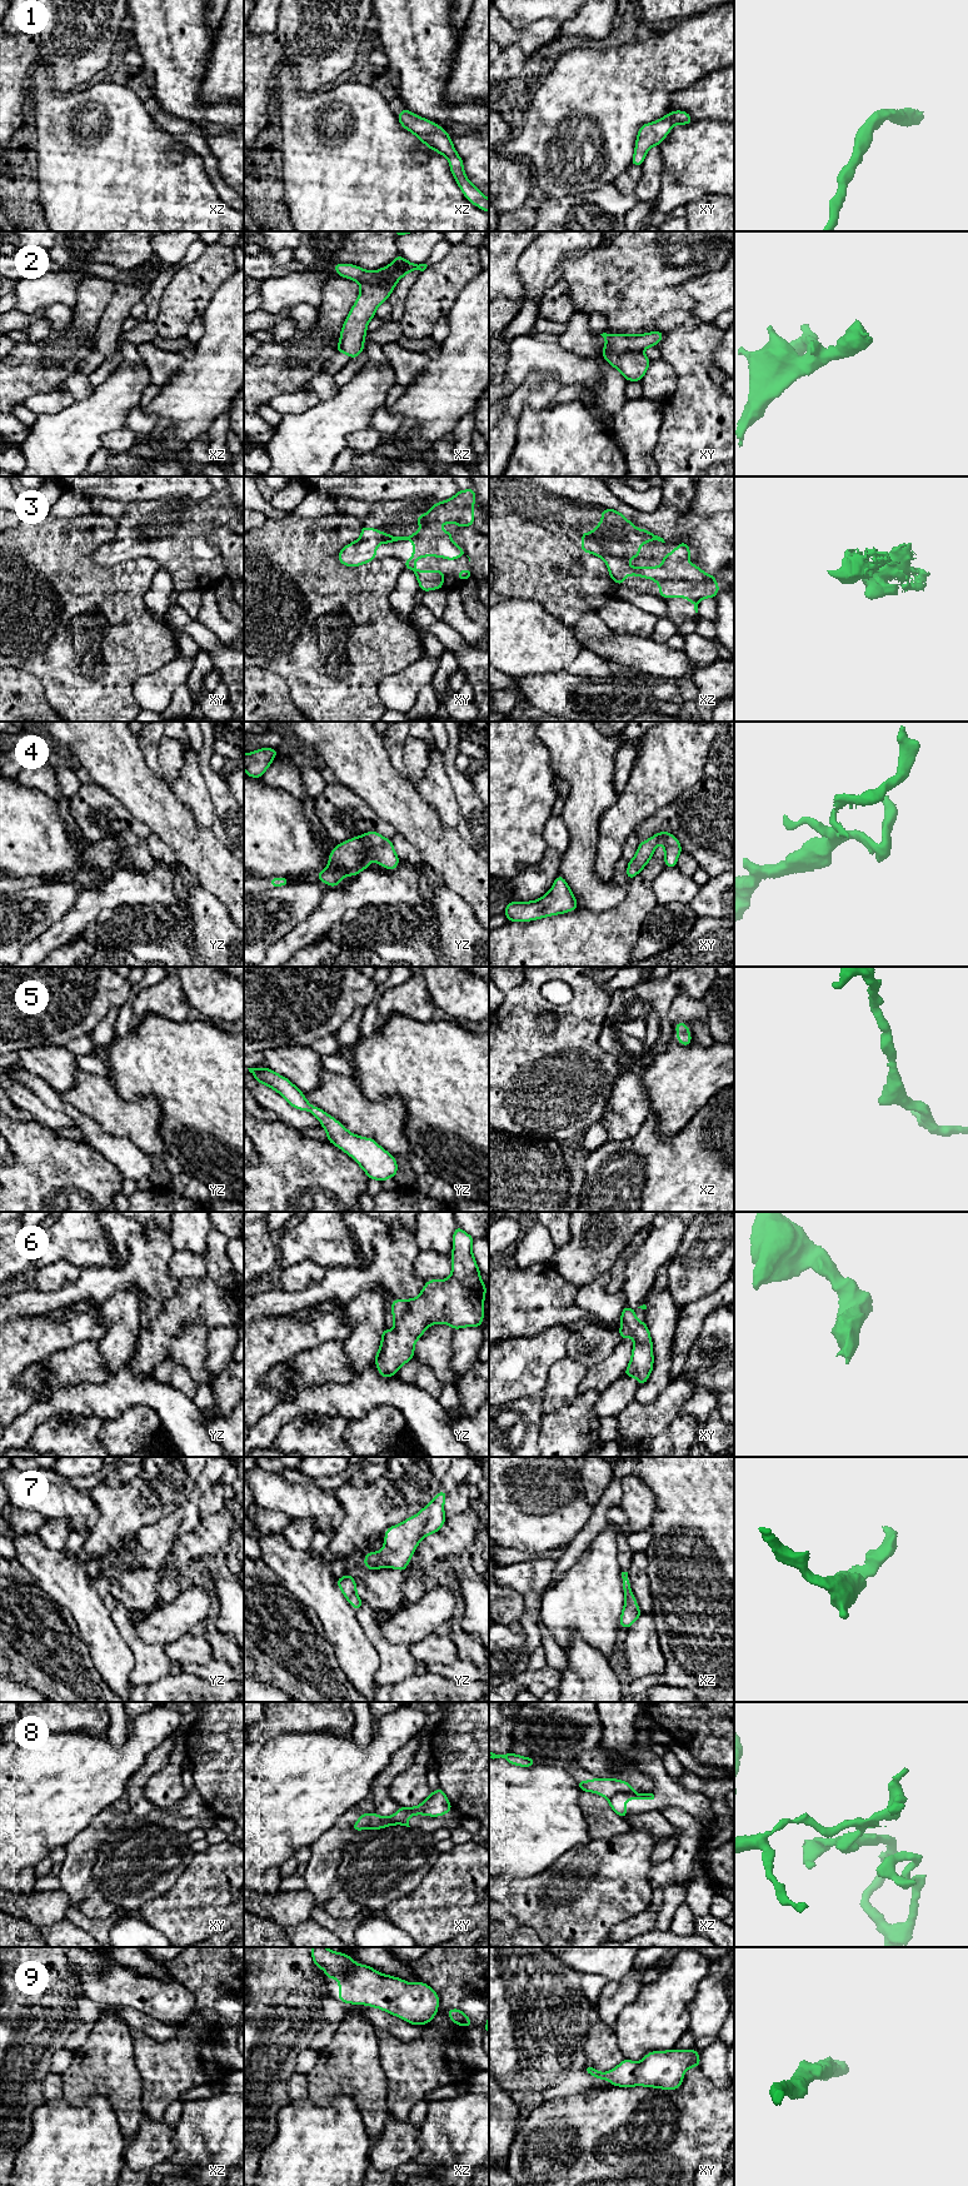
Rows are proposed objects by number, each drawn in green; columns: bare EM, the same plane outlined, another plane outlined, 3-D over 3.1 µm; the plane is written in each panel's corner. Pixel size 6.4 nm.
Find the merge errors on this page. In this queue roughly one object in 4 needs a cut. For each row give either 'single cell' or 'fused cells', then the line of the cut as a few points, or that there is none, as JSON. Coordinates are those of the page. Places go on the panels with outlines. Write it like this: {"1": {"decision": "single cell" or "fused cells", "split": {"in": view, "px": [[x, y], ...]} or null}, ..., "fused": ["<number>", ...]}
{"1": {"decision": "single cell", "split": null}, "2": {"decision": "fused cells", "split": {"in": "xy", "px": [[640, 350], [612, 350], [603, 355]]}}, "3": {"decision": "single cell", "split": null}, "4": {"decision": "single cell", "split": null}, "5": {"decision": "single cell", "split": null}, "6": {"decision": "single cell", "split": null}, "7": {"decision": "single cell", "split": null}, "8": {"decision": "fused cells", "split": {"in": "xz", "px": [[633, 1792], [618, 1792], [608, 1798]]}}, "9": {"decision": "single cell", "split": null}, "fused": ["2", "8"]}

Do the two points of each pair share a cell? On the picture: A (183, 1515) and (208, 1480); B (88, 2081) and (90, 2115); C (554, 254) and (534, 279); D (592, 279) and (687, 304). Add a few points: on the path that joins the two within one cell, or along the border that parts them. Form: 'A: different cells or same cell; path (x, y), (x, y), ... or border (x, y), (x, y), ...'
A: same cell; path (190, 1506), (199, 1488)
B: different cells; border (63, 2096), (71, 2105), (104, 2096), (115, 2111)
C: same cell; path (548, 260), (538, 273)
D: same cell; path (615, 288), (650, 288), (663, 294)

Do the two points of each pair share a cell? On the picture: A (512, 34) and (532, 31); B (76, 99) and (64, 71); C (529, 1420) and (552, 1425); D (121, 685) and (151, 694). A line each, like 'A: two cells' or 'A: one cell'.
A: one cell
B: two cells
C: two cells
D: two cells

